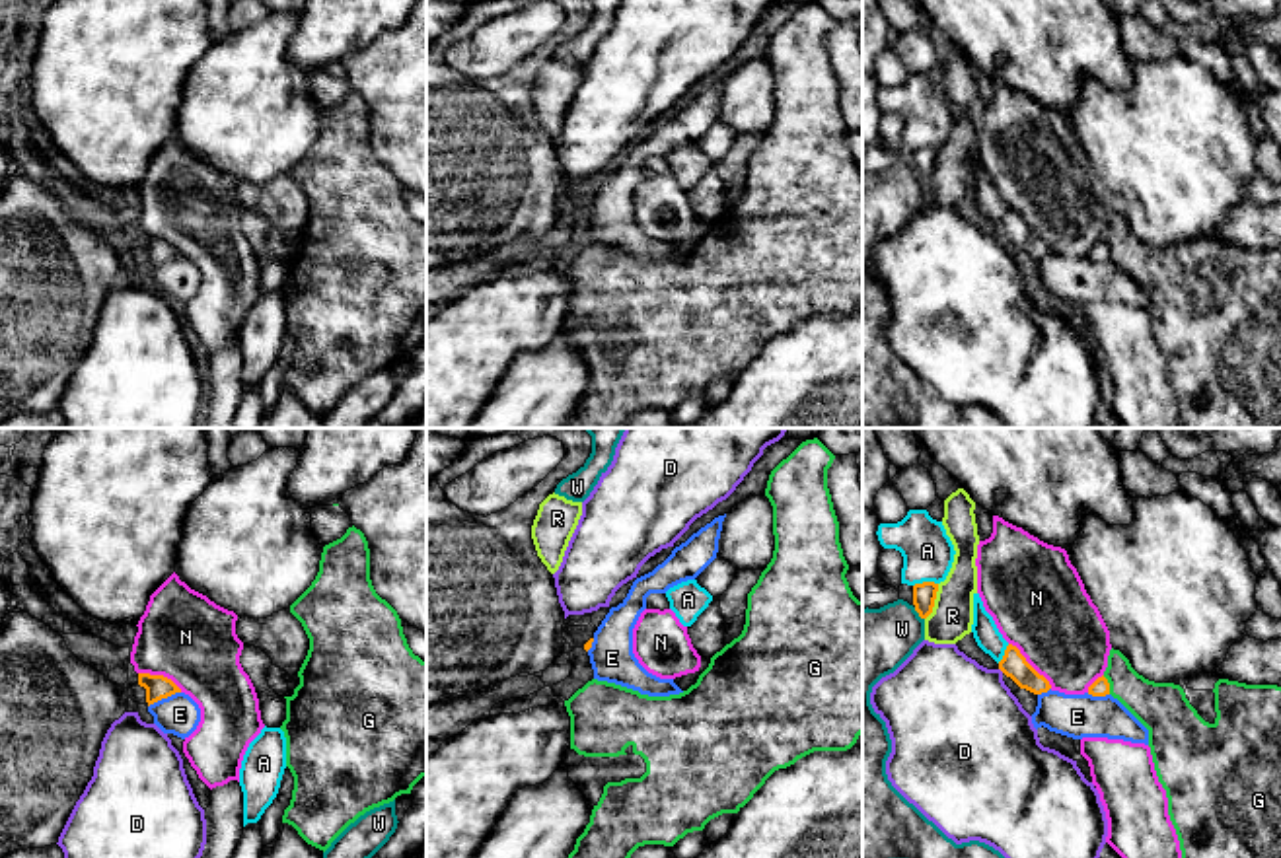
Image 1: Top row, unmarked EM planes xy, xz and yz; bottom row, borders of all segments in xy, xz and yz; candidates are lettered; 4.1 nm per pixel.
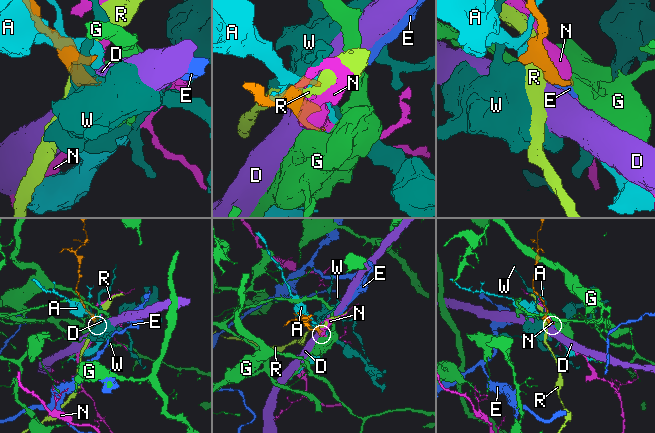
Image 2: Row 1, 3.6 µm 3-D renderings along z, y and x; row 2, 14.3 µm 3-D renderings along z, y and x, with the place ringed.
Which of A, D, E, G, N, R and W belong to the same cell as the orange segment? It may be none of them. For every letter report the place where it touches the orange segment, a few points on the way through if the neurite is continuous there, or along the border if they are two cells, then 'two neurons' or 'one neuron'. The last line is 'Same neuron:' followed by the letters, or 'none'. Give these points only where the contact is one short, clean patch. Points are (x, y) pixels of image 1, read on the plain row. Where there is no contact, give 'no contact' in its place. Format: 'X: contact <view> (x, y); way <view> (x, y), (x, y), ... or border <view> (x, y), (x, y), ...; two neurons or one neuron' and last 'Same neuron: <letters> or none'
A: contact yz (925, 146); two neurons
D: contact yz (1001, 234); border yz (999, 232), (1003, 236); two neurons
E: contact xy (164, 261); two neurons
G: contact yz (1108, 250); border yz (1102, 240), (1110, 257); two neurons
N: contact yz (1028, 228); two neurons
R: contact yz (933, 166); two neurons
W: contact yz (917, 176); border yz (914, 172), (923, 183); two neurons
Same neuron: none

